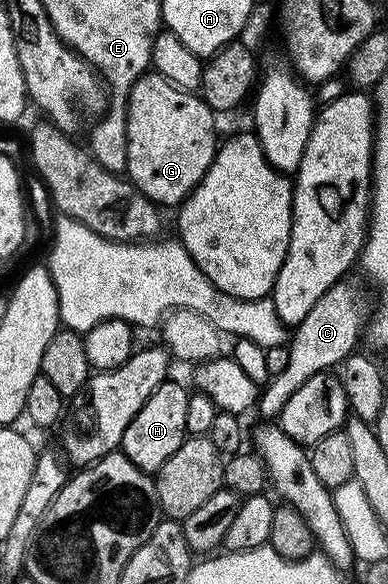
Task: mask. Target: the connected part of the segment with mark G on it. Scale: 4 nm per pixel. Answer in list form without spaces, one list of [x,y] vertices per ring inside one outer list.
[[[155,73],[134,81],[127,108],[127,178],[153,203],[175,208],[198,186],[214,161],[217,116],[199,94],[178,89]]]

